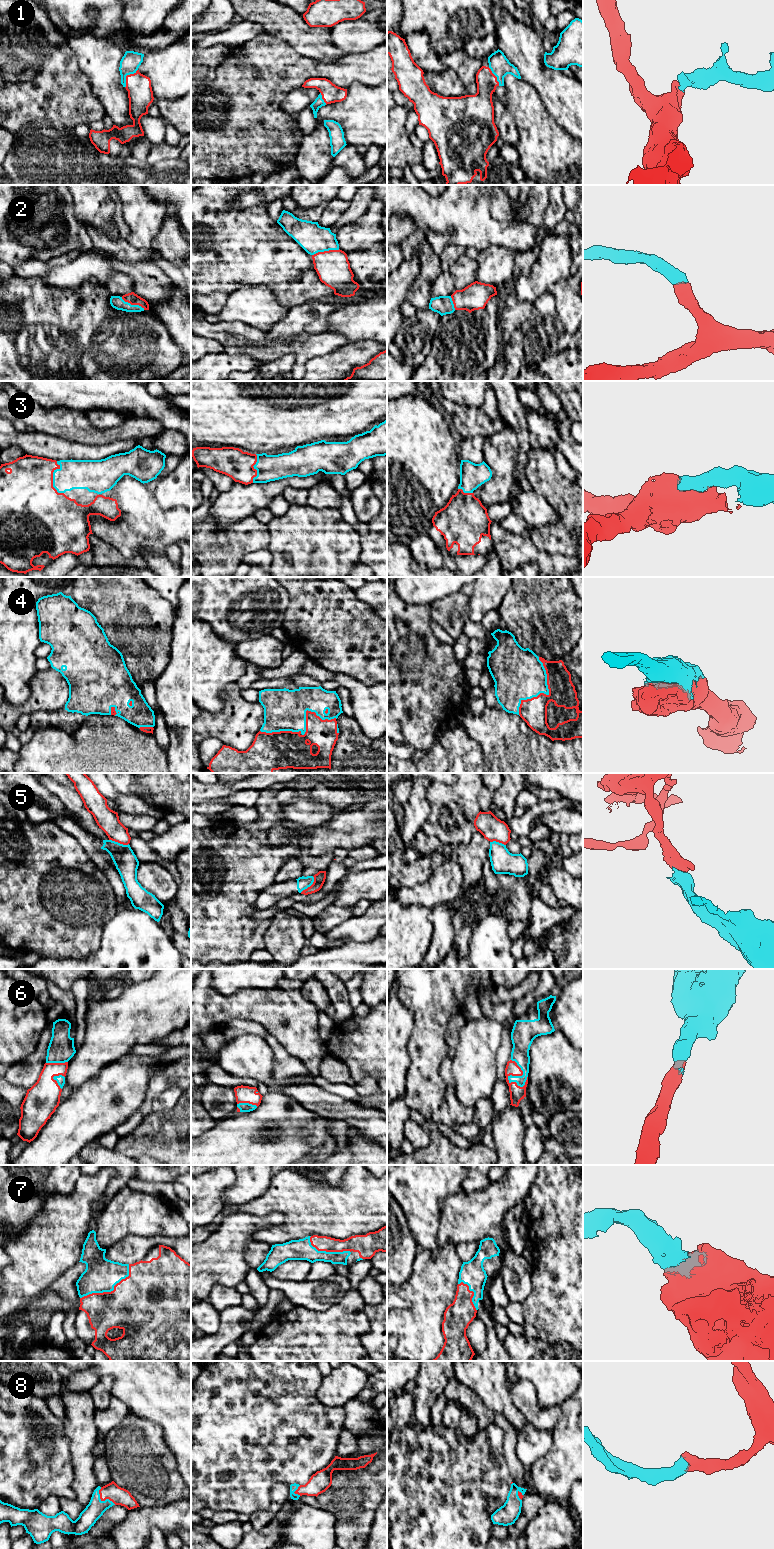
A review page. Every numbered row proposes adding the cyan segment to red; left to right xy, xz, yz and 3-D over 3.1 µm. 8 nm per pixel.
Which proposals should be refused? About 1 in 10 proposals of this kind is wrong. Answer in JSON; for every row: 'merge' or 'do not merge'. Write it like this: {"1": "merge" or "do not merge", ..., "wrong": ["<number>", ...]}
{"1": "merge", "2": "merge", "3": "merge", "4": "merge", "5": "do not merge", "6": "merge", "7": "merge", "8": "merge", "wrong": ["5"]}

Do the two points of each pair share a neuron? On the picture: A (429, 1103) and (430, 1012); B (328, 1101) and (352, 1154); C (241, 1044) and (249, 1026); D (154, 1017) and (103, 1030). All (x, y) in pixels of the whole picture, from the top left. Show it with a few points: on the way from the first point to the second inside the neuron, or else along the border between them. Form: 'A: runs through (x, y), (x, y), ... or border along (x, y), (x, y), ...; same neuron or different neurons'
A: runs through (425, 1080), (425, 1061), (429, 1035); same neuron
B: border along (350, 1127), (360, 1129), (371, 1139); different neurons
C: border along (264, 1037), (254, 1034), (240, 1034), (232, 1039); different neurons
D: runs through (141, 1017), (134, 1017), (116, 1026); same neuron

